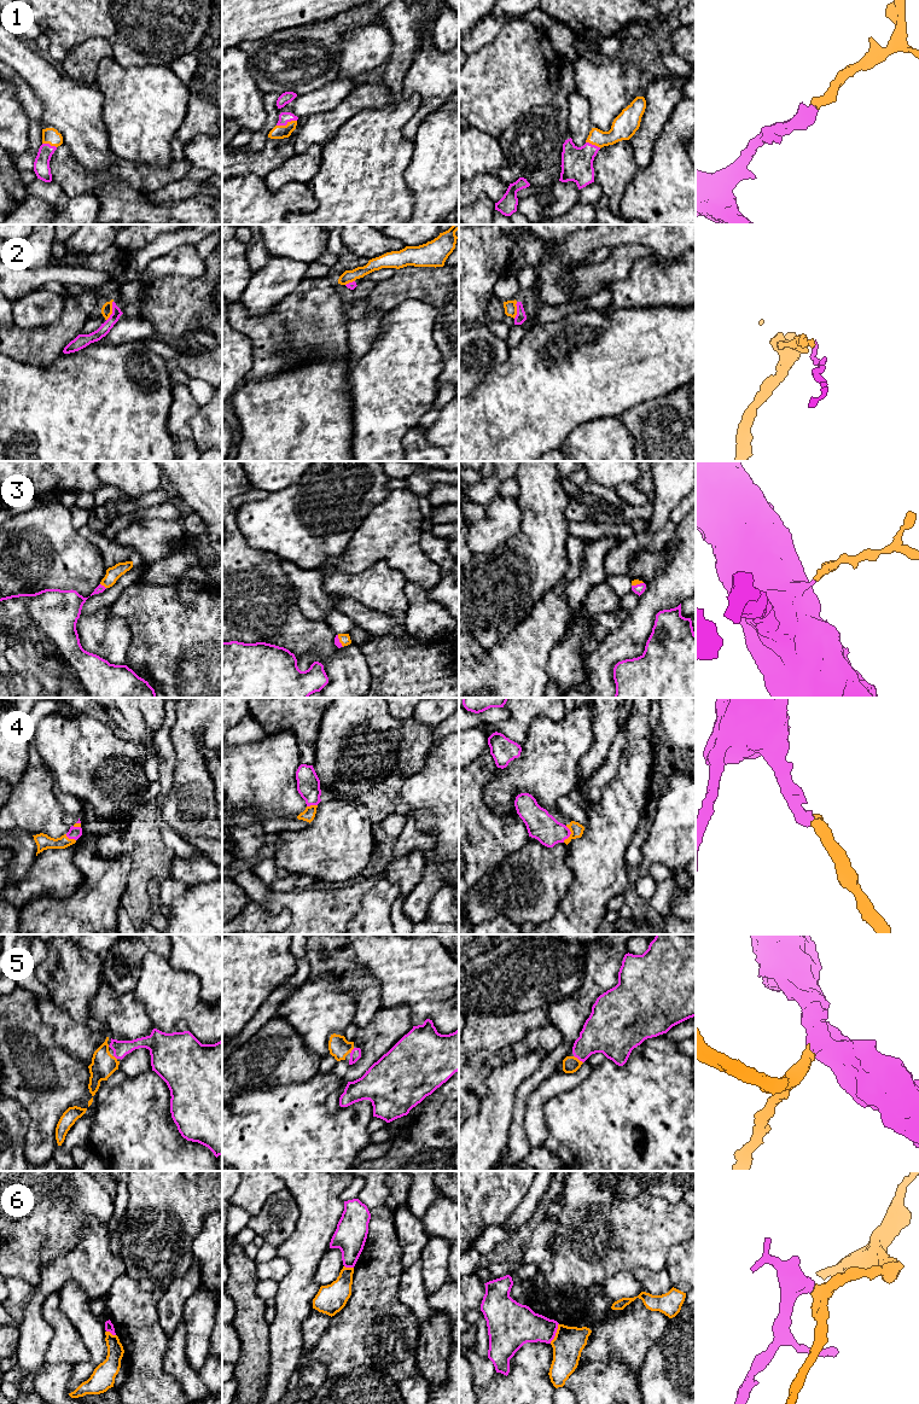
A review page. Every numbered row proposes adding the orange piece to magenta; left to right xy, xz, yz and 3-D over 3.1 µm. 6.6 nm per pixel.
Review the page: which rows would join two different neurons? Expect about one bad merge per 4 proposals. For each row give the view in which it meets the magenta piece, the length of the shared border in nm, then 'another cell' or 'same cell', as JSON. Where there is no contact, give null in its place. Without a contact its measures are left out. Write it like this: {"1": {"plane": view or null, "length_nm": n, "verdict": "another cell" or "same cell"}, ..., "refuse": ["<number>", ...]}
{"1": {"plane": "xz", "length_nm": 140, "verdict": "same cell"}, "2": {"plane": "xy", "length_nm": 140, "verdict": "another cell"}, "3": {"plane": "xz", "length_nm": 90, "verdict": "same cell"}, "4": {"plane": "yz", "length_nm": 110, "verdict": "same cell"}, "5": {"plane": "yz", "length_nm": 80, "verdict": "same cell"}, "6": {"plane": "yz", "length_nm": 150, "verdict": "another cell"}, "refuse": ["2", "6"]}

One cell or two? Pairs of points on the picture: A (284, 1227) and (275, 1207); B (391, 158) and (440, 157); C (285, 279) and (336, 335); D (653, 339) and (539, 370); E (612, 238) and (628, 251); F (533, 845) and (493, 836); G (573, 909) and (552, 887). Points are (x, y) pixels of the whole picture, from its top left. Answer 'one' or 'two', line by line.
A: one
B: two
C: two
D: one
E: two
F: two
G: two

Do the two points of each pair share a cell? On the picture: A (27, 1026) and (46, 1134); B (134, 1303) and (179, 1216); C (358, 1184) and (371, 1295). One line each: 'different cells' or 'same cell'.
A: same cell
B: different cells
C: different cells

